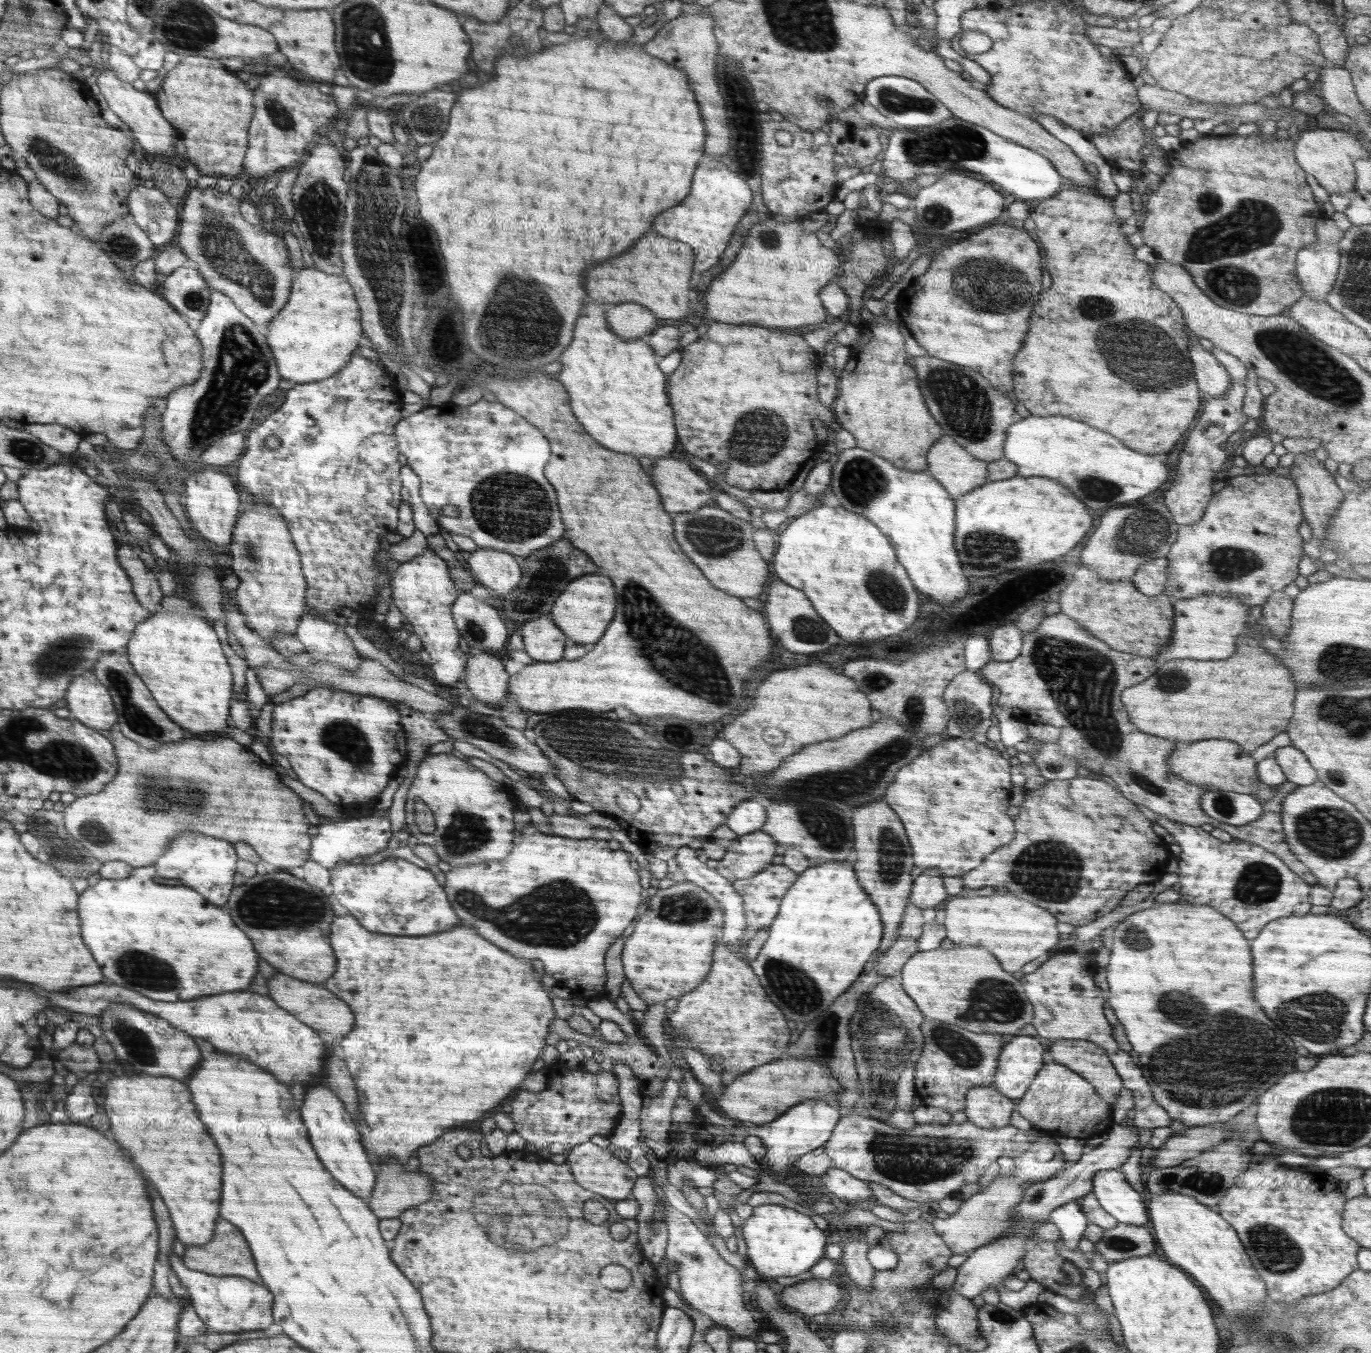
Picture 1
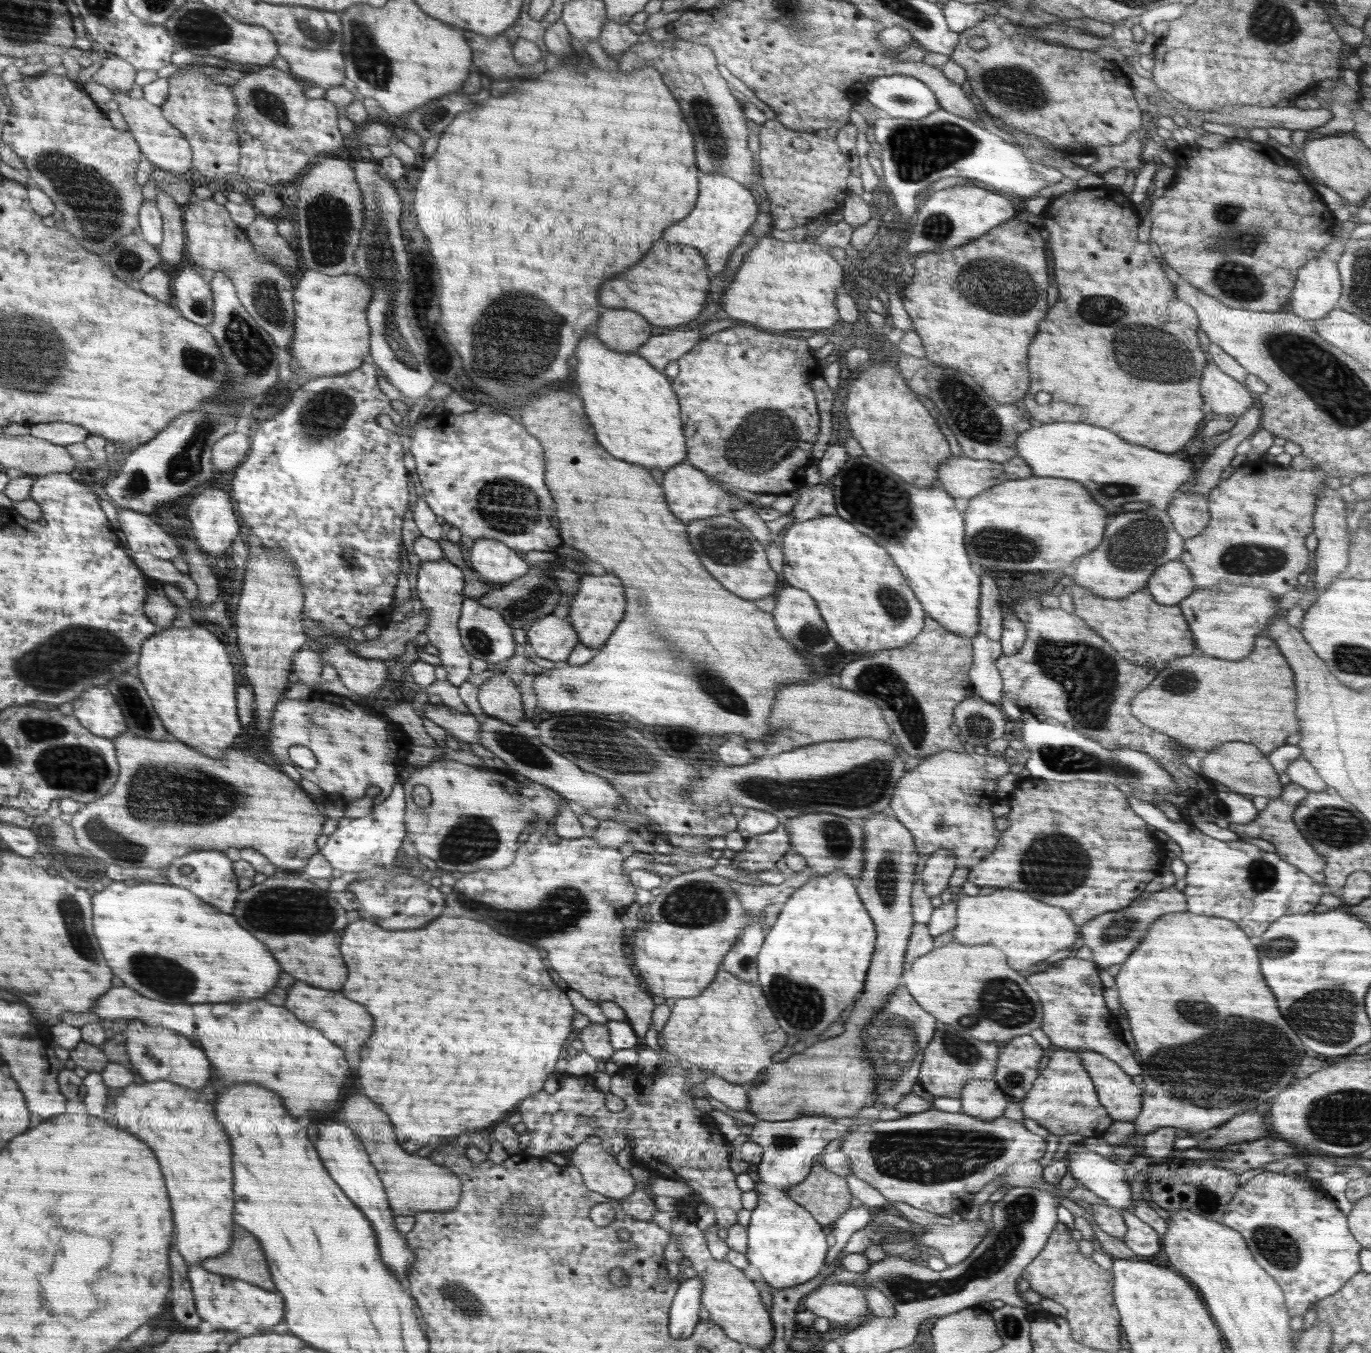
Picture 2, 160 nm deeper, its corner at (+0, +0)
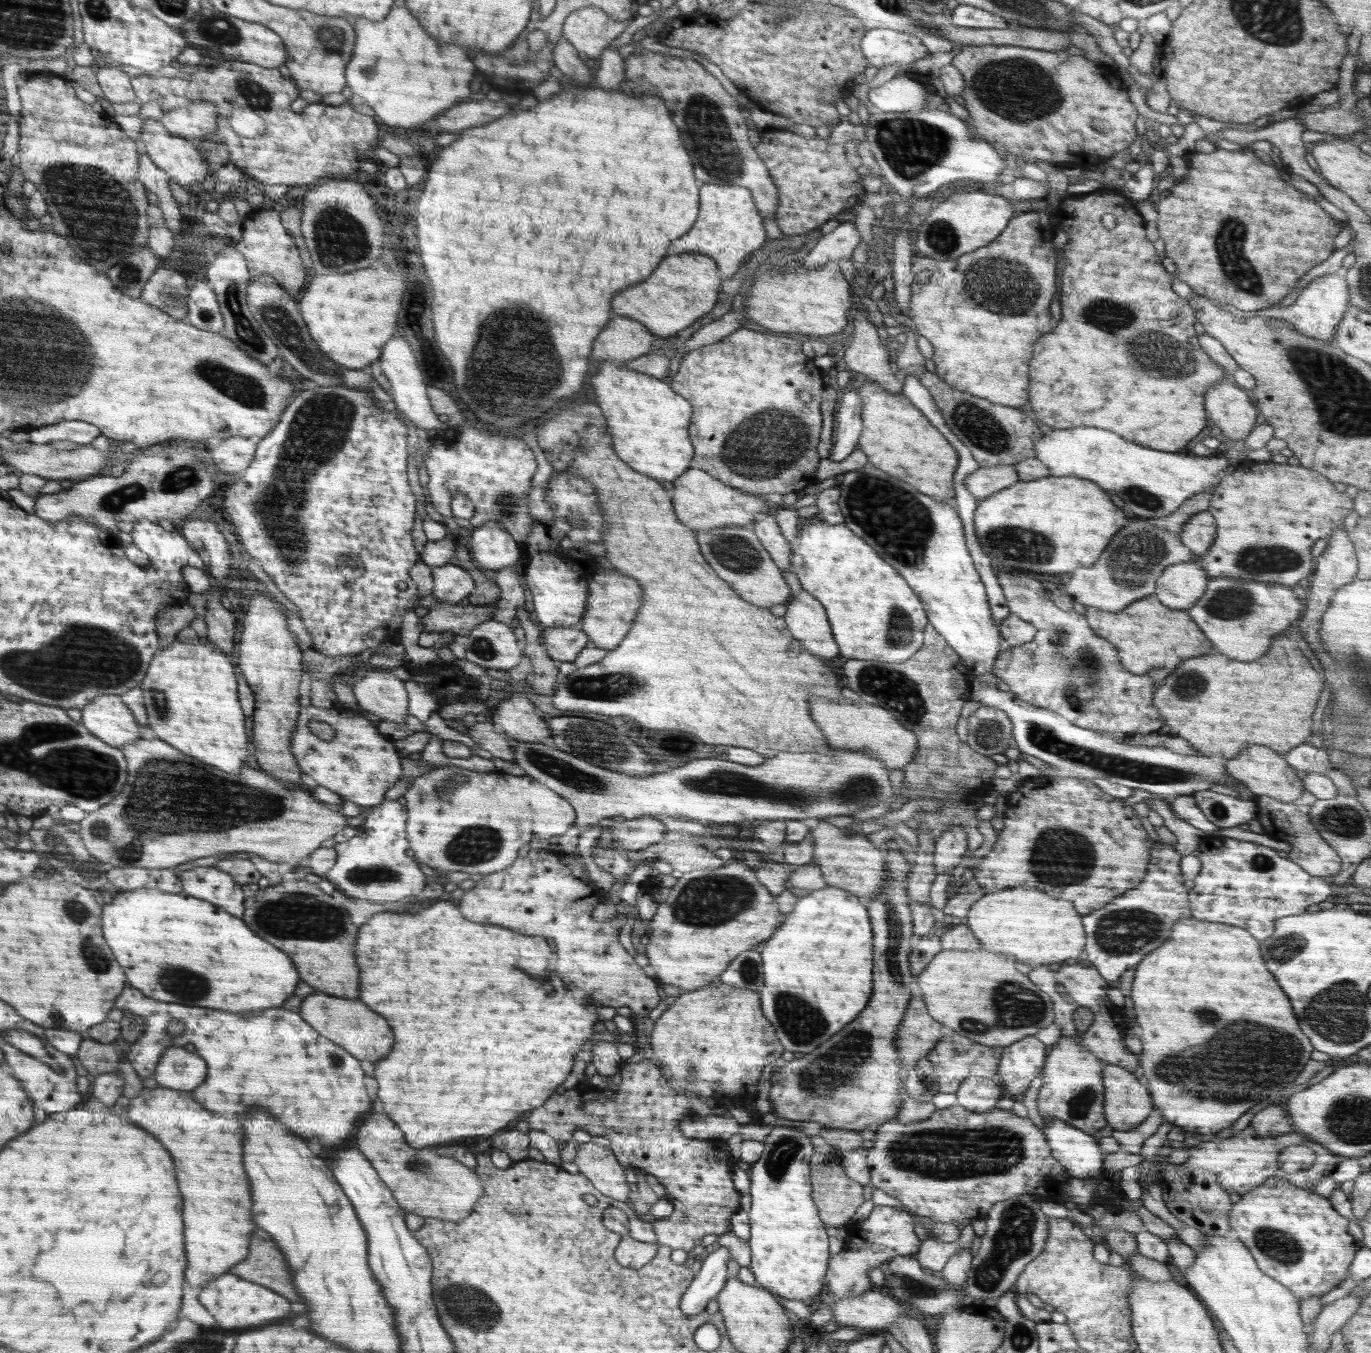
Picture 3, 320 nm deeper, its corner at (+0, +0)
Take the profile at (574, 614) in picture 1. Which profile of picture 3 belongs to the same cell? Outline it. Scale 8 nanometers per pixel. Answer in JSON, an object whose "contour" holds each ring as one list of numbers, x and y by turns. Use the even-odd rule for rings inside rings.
{"contour":[[616,570,592,576,592,594,588,596,587,612,579,627,590,639,590,645,607,651,615,649,628,634,636,612,638,612,638,592,642,602,642,588,634,578,628,578]]}

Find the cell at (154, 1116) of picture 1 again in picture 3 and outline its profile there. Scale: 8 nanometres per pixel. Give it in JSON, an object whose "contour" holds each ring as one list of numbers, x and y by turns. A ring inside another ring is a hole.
{"contour":[[156,1087,146,1090,132,1100,130,1104,130,1112,128,1112,128,1120,136,1122,140,1128,148,1130,150,1134,156,1134,156,1138,160,1138,160,1142,164,1142,164,1146,168,1146,168,1152,172,1154,172,1158,176,1158,176,1178,180,1178,180,1192,184,1194,184,1218,188,1218,188,1284,192,1288,199,1291,204,1285,210,1281,228,1273,228,1270,234,1268,239,1262,248,1257,251,1247,251,1234,254,1232,254,1222,252,1222,252,1196,250,1196,250,1184,248,1184,248,1176,244,1172,244,1164,242,1164,242,1142,244,1142,244,1132,240,1122,236,1120,226,1120,214,1112,208,1112,206,1108,202,1108,198,1102,192,1100,190,1092,184,1090,170,1090,166,1087]]}

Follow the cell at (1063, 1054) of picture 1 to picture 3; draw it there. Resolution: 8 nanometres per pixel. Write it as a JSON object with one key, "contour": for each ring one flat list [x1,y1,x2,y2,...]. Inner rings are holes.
{"contour":[[1106,1063,1103,1070,1104,1112,1107,1125,1128,1132,1140,1126,1152,1112,1149,1090,1121,1066]]}

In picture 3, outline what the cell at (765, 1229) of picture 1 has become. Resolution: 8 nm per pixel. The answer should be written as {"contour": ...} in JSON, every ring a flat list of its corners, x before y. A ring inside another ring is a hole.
{"contour":[[774,1126,763,1140,762,1156,751,1165,751,1207,748,1211,750,1230,749,1246,751,1264,749,1269,756,1277,756,1285,772,1291,788,1300,808,1300,819,1295,824,1285,829,1266,829,1244,827,1227,819,1217,819,1210,812,1198,810,1160,815,1153,810,1136,800,1128]]}

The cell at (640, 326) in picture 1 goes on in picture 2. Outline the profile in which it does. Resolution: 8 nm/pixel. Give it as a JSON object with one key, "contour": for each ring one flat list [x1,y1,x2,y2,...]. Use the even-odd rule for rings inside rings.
{"contour":[[606,310,598,322,596,337,612,350,637,352,652,337,652,324,632,310]]}

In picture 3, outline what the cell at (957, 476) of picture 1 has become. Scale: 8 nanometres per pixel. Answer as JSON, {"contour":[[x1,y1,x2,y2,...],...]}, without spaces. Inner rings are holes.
{"contour":[[1014,465,979,468,964,481,966,488,978,500,988,498,996,491,1008,488,1020,481]]}

